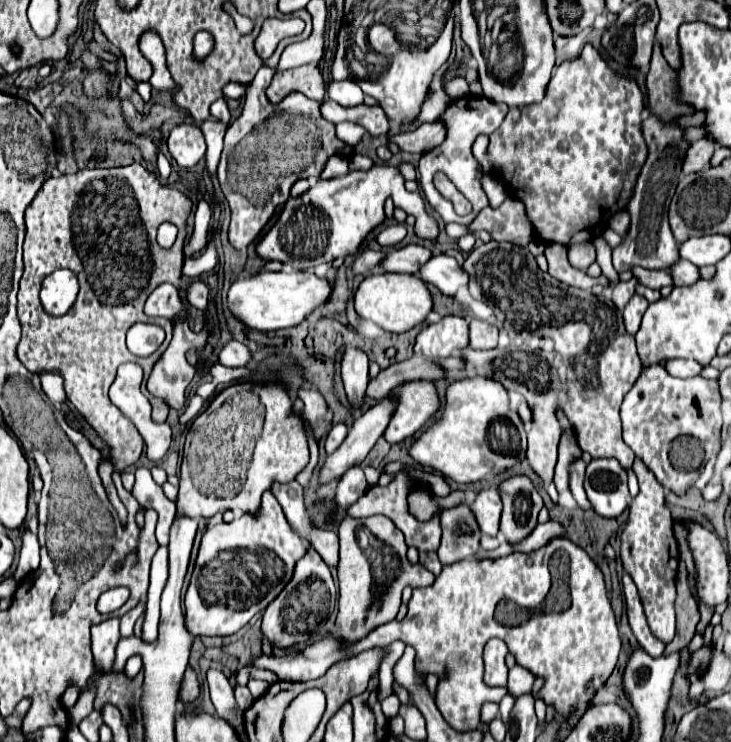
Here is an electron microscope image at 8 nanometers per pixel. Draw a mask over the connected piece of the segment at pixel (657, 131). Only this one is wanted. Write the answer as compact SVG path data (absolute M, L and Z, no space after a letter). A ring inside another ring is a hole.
M650 115L642 117L642 135L648 147L648 157L626 205L626 211L630 213L630 227L622 243L612 249L612 263L618 273L628 271L634 265L644 269L668 269L670 263L678 259L678 243L668 225L668 205L682 173L682 155L686 153L688 143L682 139L680 127L662 123Z

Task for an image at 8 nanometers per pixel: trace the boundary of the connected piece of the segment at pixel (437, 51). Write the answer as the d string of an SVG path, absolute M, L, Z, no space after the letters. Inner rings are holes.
M452 19L446 21L440 37L424 53L412 53L412 49L408 45L404 45L402 41L398 41L396 33L386 25L376 25L376 27L372 27L372 33L368 33L368 37L372 37L372 49L380 55L386 55L390 59L390 65L388 65L388 71L382 73L378 79L374 79L374 81L364 79L364 81L356 81L356 83L366 95L372 95L378 101L378 105L384 109L384 113L388 115L392 125L400 125L404 121L416 119L422 103L428 99L428 85L434 79L434 73L450 57L452 31L454 31L454 23L450 23L450 21Z

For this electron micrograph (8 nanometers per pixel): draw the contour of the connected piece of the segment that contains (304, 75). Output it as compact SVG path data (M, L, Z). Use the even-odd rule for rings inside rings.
M308 64L276 73L272 85L266 89L266 97L270 103L276 105L294 91L300 91L308 99L314 99L318 103L324 99L326 85L318 66Z

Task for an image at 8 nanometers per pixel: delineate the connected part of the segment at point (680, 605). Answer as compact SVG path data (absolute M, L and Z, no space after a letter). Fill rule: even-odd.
M680 563L678 567L678 597L676 597L676 637L672 643L666 645L664 649L664 655L668 653L674 653L674 651L680 651L684 647L688 647L690 639L694 637L696 633L696 625L700 621L700 613L698 613L698 605L690 593L690 587L688 587L688 571L684 567L684 563Z

